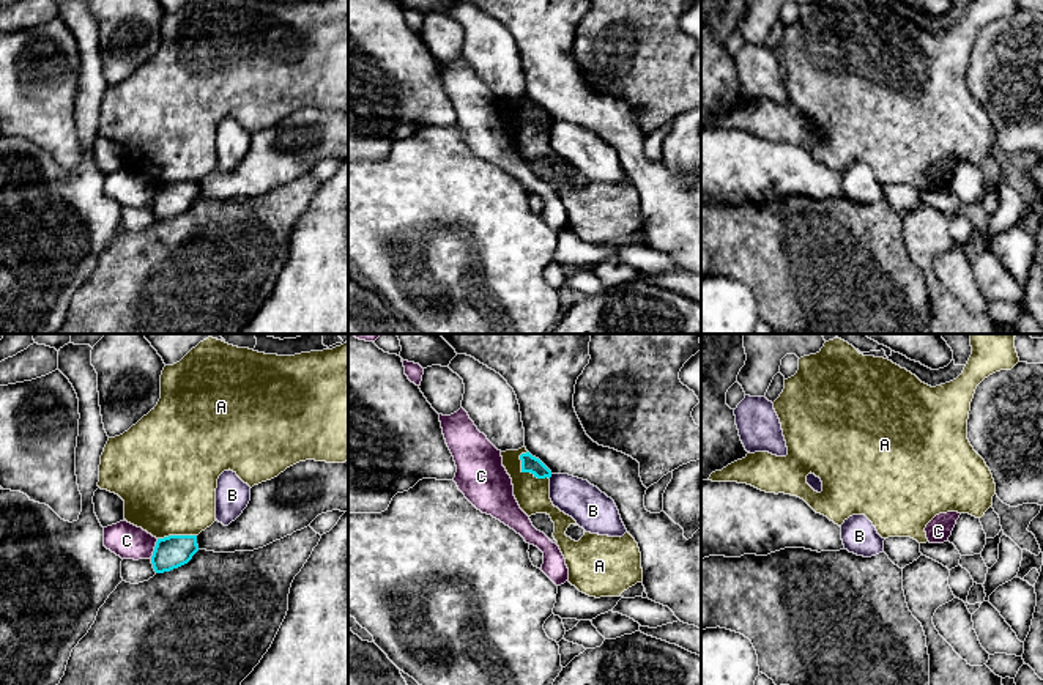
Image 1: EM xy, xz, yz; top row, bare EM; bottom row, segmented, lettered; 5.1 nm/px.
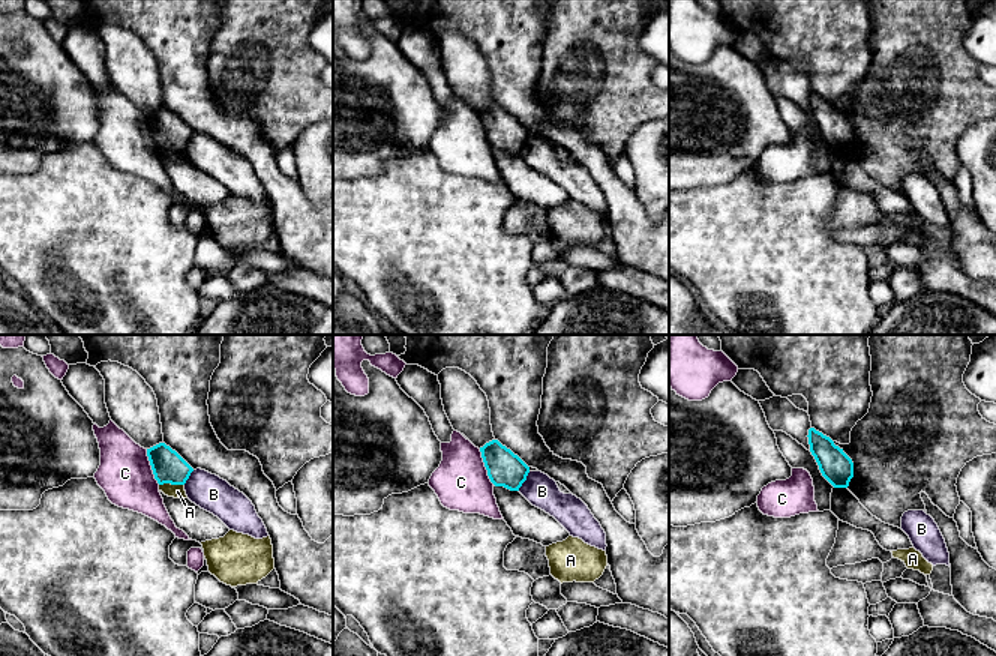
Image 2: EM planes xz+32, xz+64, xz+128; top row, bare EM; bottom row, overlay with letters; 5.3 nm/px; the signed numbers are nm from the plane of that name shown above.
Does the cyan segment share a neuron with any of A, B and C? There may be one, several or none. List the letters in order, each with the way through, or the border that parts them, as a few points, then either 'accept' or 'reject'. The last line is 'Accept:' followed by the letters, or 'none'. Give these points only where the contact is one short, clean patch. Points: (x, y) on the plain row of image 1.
A: border along xz (519, 103), (523, 118), (549, 126); reject
B: border along xz (552, 122), (549, 125); reject
C: reject
Accept: none

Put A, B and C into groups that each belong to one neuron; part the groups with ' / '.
A / B / C

